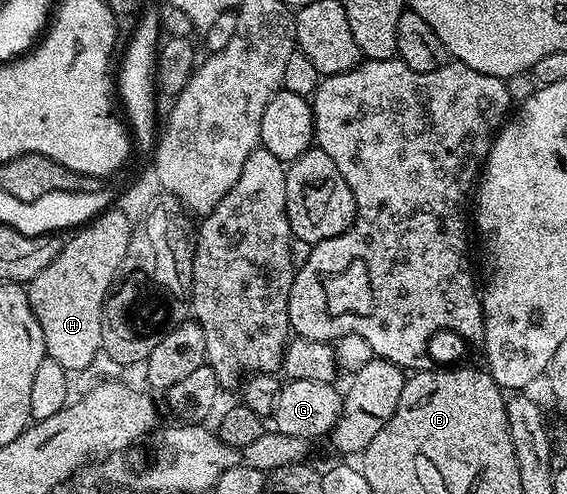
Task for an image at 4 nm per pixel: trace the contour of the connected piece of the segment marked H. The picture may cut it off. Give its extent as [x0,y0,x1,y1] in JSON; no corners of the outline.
[25,209,132,372]

